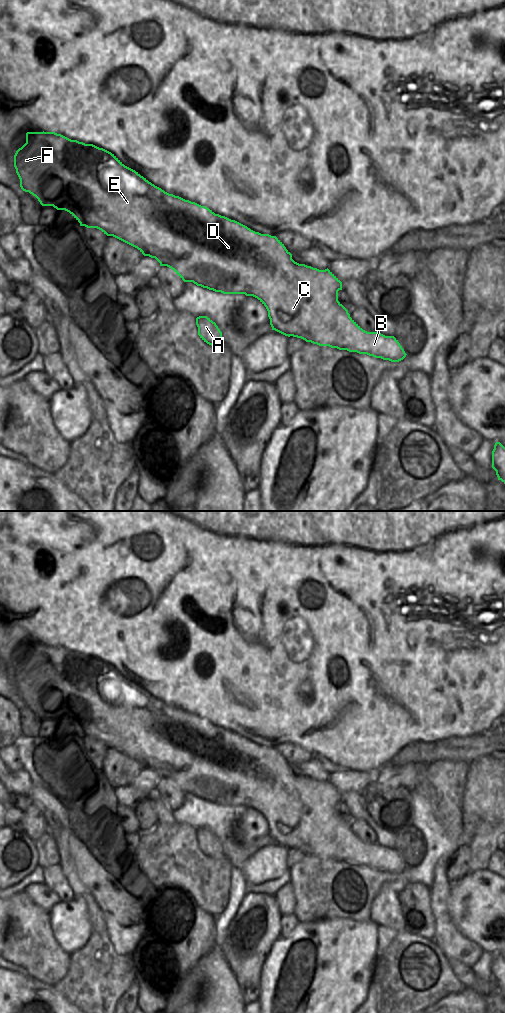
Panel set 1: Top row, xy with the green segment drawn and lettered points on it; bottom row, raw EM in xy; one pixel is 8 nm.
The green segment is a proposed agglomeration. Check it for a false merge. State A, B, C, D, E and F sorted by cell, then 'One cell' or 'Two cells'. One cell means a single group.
Groups: A B C D E F. One cell.

